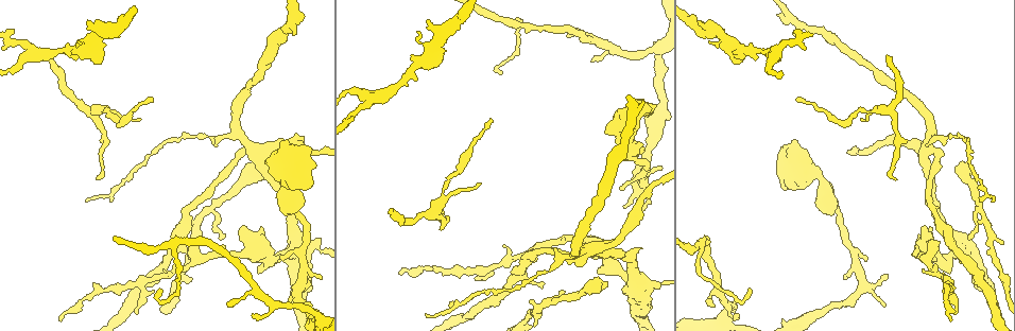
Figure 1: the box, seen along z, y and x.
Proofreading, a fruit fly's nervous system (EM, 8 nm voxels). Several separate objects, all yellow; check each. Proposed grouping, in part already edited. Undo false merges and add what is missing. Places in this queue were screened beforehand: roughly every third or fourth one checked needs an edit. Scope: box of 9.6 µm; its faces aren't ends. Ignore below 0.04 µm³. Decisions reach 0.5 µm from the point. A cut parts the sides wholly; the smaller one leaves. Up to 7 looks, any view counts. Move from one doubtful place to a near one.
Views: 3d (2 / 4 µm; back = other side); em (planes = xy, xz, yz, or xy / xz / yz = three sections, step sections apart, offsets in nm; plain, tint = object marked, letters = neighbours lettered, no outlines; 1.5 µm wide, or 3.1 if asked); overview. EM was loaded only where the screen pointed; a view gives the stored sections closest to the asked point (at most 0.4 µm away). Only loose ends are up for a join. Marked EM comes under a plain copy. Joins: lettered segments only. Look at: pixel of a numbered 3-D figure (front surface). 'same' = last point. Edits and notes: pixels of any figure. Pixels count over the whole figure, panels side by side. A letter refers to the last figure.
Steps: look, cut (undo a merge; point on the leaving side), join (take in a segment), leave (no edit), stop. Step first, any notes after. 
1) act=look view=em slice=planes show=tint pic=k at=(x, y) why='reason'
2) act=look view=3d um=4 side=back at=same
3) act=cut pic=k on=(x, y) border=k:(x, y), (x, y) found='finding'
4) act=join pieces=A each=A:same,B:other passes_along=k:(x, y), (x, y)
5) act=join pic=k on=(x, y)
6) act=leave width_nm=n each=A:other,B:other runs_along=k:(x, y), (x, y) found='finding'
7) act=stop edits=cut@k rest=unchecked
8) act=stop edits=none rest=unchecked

act=look view=3d um=2 pic=1 at=(252, 317) why='an open end'

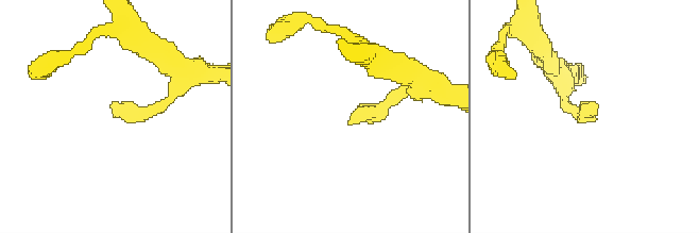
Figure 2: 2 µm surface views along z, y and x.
act=look view=em slice=planes show=letters pic=2 at=(598, 108) why='need the tissue'

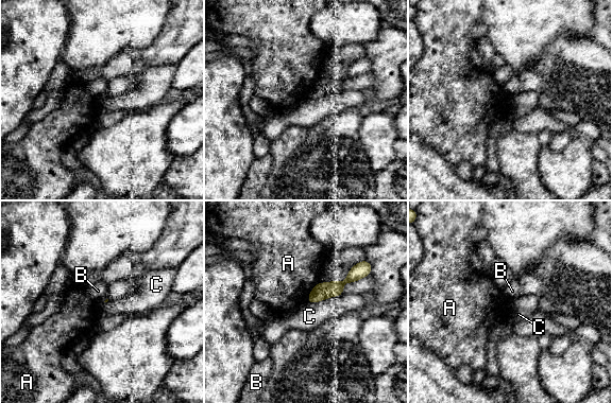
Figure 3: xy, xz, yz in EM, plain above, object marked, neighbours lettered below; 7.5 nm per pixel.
act=leave longest_contact=C:280nm each=A:other,B:other,C:other border=3:(342, 294), (307, 303) found='none of them fits'

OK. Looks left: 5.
act=look view=em slice=yz step=8 show=tint pic=1 at=(861, 119) why='free end'

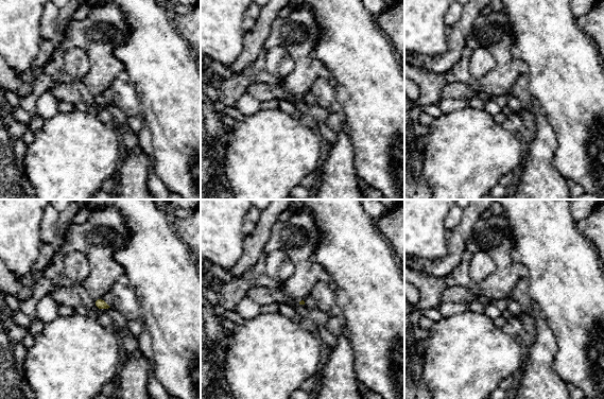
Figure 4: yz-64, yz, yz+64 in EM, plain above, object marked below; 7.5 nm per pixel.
act=look view=em slice=planes show=tint at=same why='another direction'

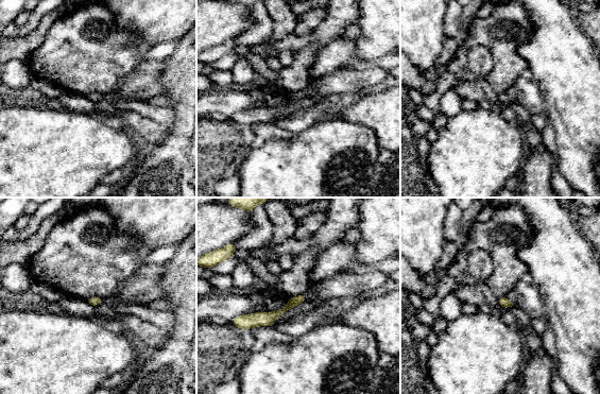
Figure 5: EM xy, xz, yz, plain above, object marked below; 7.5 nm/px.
act=look view=em slice=planes show=letters at=same why='what lies round it'

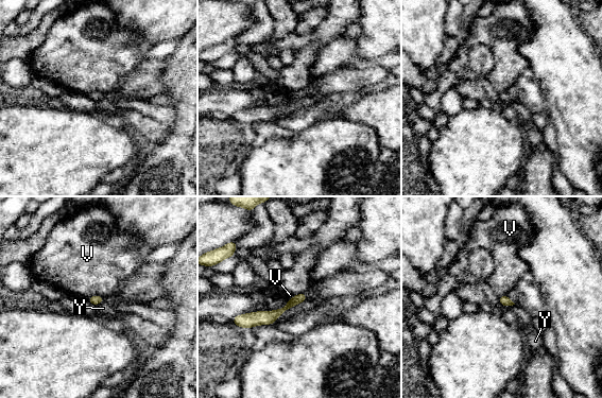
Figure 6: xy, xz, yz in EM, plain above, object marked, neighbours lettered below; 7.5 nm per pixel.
act=leave width_nm=70 each=V:other,Y:other runs_along=6:(304, 297), (270, 317), (240, 321) found='no lettered segment goes on from it'

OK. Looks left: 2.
act=look view=em slice=xz step=8 show=letters pic=1 at=(886, 57) why='branch stops here'

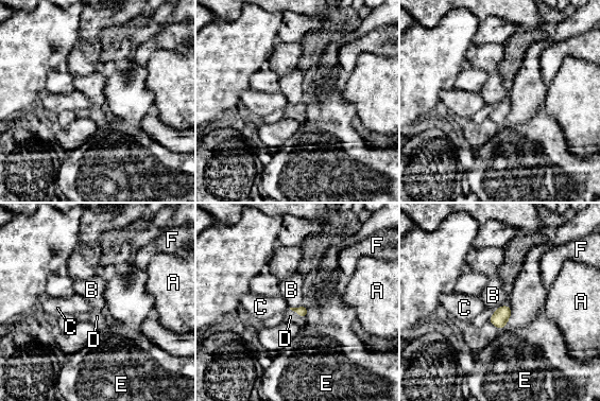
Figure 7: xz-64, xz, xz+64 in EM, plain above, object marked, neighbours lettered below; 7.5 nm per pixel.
act=look view=em slice=planes show=letters at=same

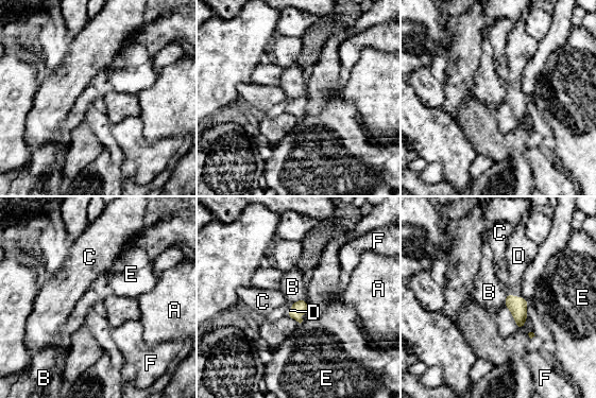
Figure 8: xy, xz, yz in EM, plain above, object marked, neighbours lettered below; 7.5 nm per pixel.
act=join pic=8 on=(517, 263) each=A:other,B:other,C:other,D:same,E:other,F:other passes_along=8:(517, 307), (514, 296), (517, 263) found='it goes on there'

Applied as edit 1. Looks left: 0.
act=stop edits=join@8 rest=unchecked

